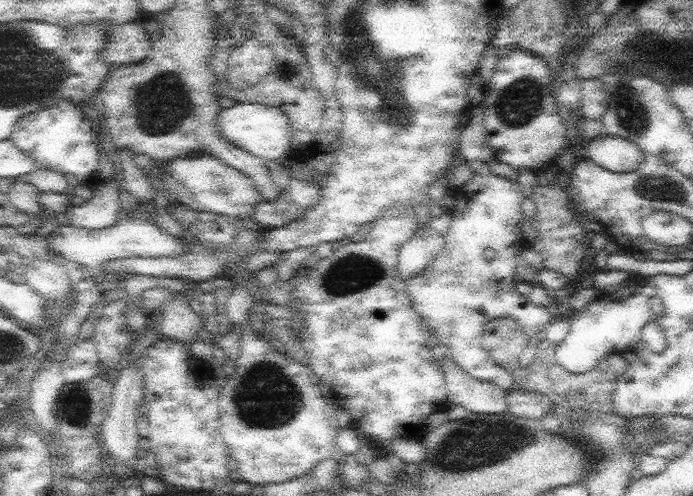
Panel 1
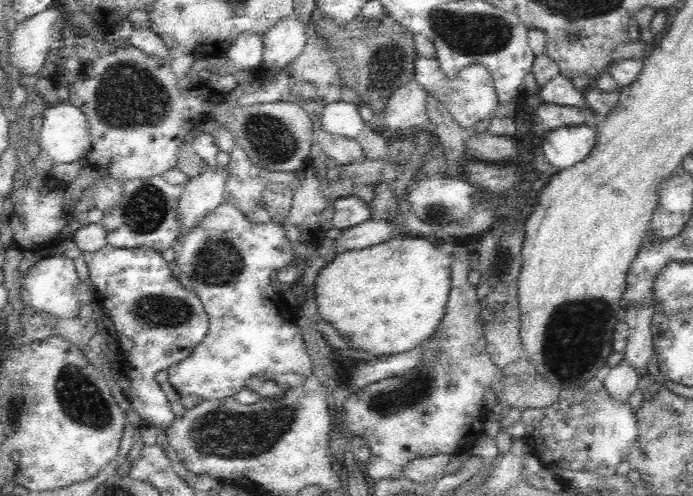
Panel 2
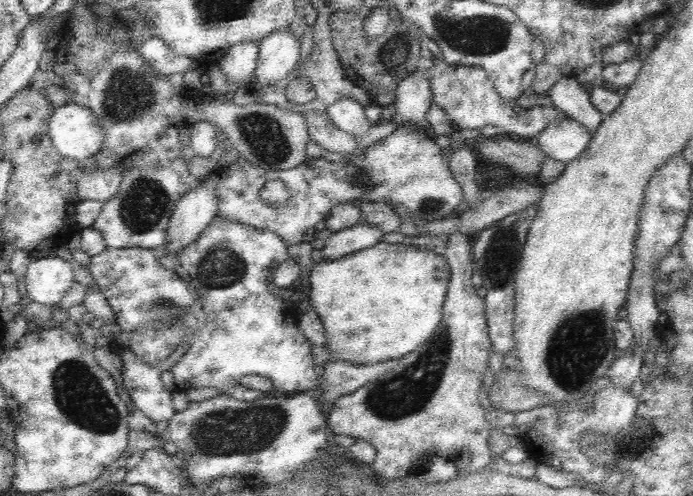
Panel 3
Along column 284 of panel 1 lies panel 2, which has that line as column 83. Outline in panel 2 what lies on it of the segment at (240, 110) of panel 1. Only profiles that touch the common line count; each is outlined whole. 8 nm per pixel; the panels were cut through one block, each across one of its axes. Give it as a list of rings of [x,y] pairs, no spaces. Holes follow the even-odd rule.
[[[63,101],[50,105],[43,112],[36,142],[55,165],[84,162],[92,141],[83,109]]]

